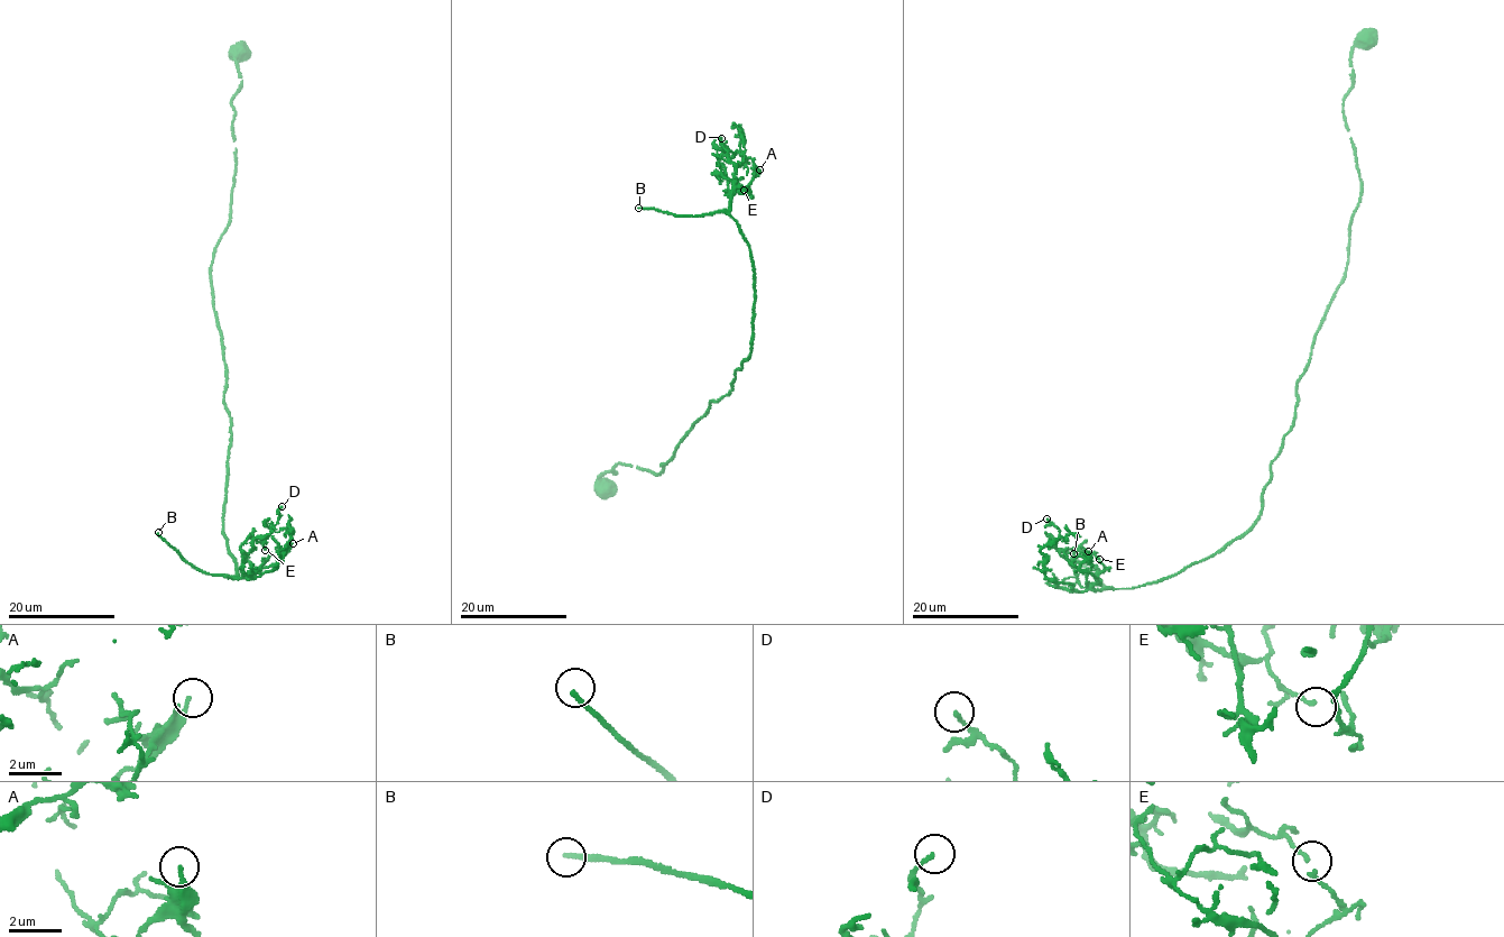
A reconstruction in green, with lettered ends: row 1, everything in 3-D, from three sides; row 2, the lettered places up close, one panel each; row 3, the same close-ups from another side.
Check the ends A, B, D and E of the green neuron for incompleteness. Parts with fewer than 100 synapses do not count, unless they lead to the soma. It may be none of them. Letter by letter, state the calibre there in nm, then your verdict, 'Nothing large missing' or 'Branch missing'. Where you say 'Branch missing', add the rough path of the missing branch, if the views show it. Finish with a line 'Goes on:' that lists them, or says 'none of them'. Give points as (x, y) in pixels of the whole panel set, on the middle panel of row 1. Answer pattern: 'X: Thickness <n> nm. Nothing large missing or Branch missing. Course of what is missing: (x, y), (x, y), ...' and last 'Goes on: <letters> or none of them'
A: Thickness 170 nm. Nothing large missing
B: Thickness 170 nm. Branch missing
D: Thickness 120 nm. Nothing large missing
E: Thickness 100 nm. Nothing large missing
Goes on: B

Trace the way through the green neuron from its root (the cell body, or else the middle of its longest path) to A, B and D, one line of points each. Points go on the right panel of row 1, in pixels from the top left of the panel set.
A: (1361, 39), (1343, 101), (1361, 182), (1346, 277), (1258, 520), (1131, 588), (1092, 588), (1088, 551)
B: (1361, 39), (1343, 101), (1361, 182), (1346, 277), (1258, 520), (1131, 588), (1104, 588), (1073, 553)
D: (1361, 39), (1343, 101), (1361, 182), (1346, 277), (1258, 520), (1170, 576), (1101, 589), (1046, 518)

